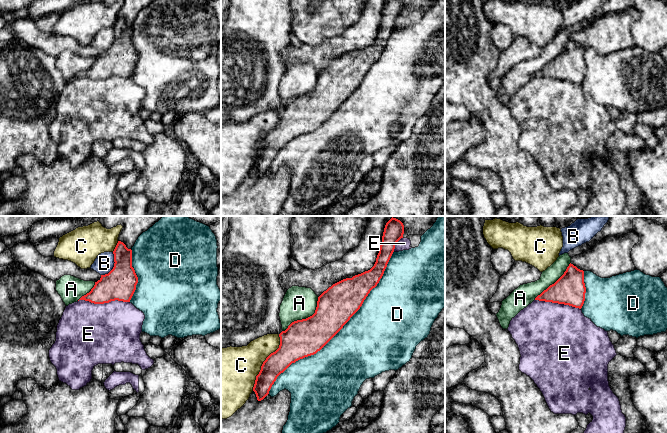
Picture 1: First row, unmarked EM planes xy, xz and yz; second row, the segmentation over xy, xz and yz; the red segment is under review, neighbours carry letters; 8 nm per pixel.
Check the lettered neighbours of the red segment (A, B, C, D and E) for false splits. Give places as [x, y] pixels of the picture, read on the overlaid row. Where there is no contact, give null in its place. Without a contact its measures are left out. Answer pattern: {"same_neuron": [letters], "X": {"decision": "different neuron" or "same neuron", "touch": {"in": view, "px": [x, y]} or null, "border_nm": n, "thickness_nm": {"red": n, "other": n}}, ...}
{"same_neuron": [], "A": {"decision": "different neuron", "touch": {"in": "xz", "px": [306, 318]}, "border_nm": 400, "thickness_nm": {"red": 300, "other": 260}}, "B": {"decision": "different neuron", "touch": {"in": "xy", "px": [114, 266]}, "border_nm": 220, "thickness_nm": {"red": 260, "other": 160}}, "C": {"decision": "different neuron", "touch": {"in": "xz", "px": [263, 362]}, "border_nm": 500, "thickness_nm": {"red": 200, "other": 380}}, "D": {"decision": "different neuron", "touch": {"in": "xz", "px": [339, 330]}, "border_nm": 1500, "thickness_nm": {"red": 300, "other": 480}}, "E": {"decision": "different neuron", "touch": {"in": "xy", "px": [104, 302]}, "border_nm": 420, "thickness_nm": {"red": 260, "other": 480}}}

